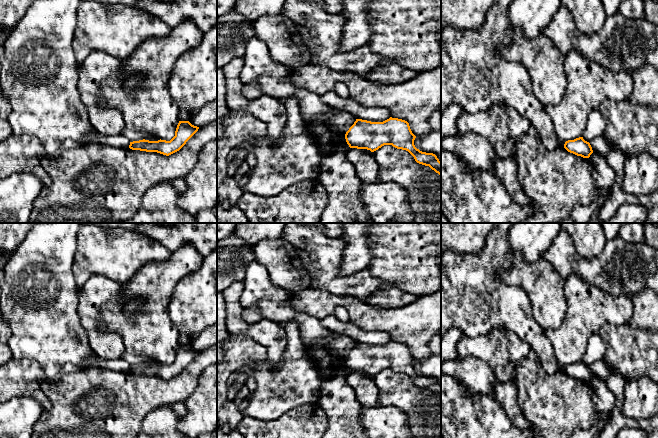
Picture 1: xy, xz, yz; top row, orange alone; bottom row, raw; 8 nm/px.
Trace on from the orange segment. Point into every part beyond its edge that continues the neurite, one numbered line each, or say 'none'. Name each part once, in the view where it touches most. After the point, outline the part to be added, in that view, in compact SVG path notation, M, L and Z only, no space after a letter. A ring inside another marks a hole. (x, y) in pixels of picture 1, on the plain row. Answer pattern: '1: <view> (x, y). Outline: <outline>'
none

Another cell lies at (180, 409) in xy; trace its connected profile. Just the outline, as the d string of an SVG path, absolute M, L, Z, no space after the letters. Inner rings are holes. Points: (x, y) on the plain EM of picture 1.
M184 402L175 403L170 407L181 418L187 414L187 407Z

